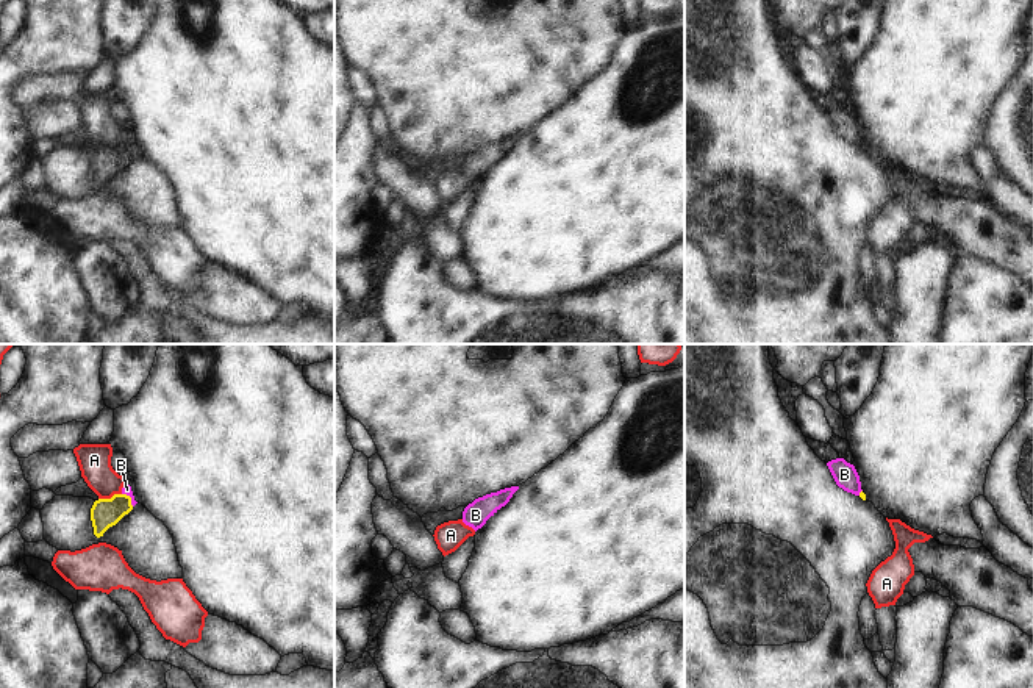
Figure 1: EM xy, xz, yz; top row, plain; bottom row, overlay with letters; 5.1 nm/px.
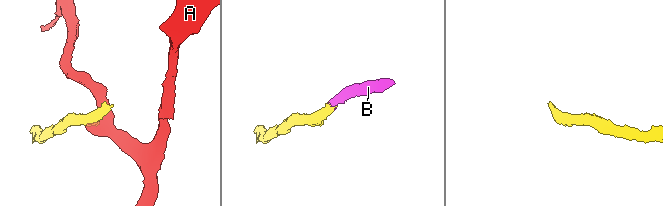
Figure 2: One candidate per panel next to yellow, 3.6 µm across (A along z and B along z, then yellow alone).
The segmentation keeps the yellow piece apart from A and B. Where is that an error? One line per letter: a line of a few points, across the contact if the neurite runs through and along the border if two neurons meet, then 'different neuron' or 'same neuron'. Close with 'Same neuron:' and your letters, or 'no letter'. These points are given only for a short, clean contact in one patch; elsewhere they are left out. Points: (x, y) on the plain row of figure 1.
A: different neuron
B: line xy (105, 163), (130, 147), (127, 139); same neuron
Same neuron: B

